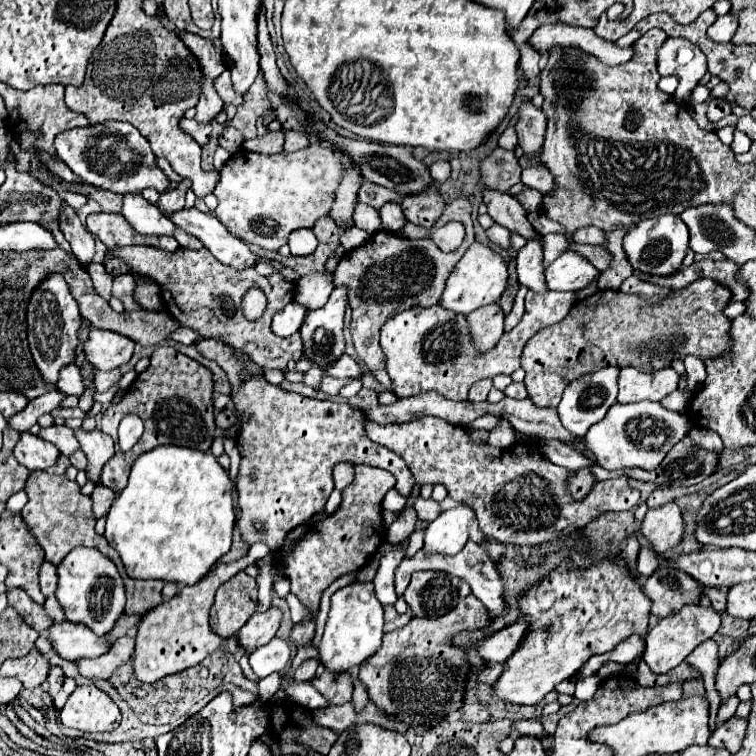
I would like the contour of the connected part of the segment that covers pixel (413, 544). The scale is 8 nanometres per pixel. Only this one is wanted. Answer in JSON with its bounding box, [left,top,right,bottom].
[405,529,425,557]

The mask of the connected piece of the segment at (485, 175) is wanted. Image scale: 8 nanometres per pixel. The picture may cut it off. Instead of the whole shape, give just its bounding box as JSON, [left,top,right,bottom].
[479,147,521,191]

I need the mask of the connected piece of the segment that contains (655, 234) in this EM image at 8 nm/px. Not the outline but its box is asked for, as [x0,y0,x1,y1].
[623,215,689,275]

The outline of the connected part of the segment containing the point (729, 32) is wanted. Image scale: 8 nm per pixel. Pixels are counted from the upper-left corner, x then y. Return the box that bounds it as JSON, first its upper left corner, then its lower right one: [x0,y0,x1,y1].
[707,13,737,43]

